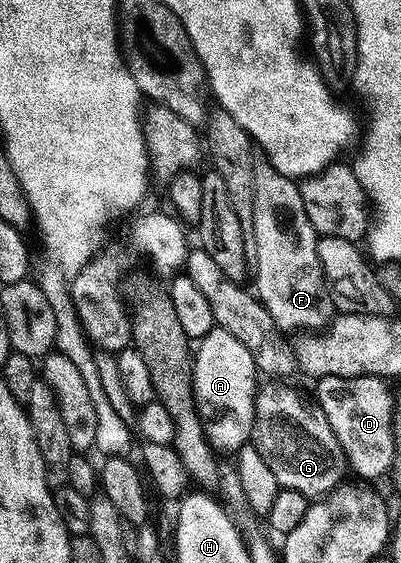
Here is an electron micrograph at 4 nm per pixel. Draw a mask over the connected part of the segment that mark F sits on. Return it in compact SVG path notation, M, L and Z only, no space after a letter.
M263 163L256 168L255 171L255 198L253 199L253 231L250 236L253 238L253 281L255 277L255 285L253 284L253 292L259 298L261 304L269 311L269 315L273 319L276 329L280 331L288 331L287 329L299 329L297 331L319 331L331 324L336 316L337 310L331 291L327 287L327 278L321 267L321 259L317 255L317 247L319 246L320 236L316 233L313 223L309 223L309 215L305 213L305 203L301 199L301 191L298 184L292 178L278 173L274 166L270 163Z

